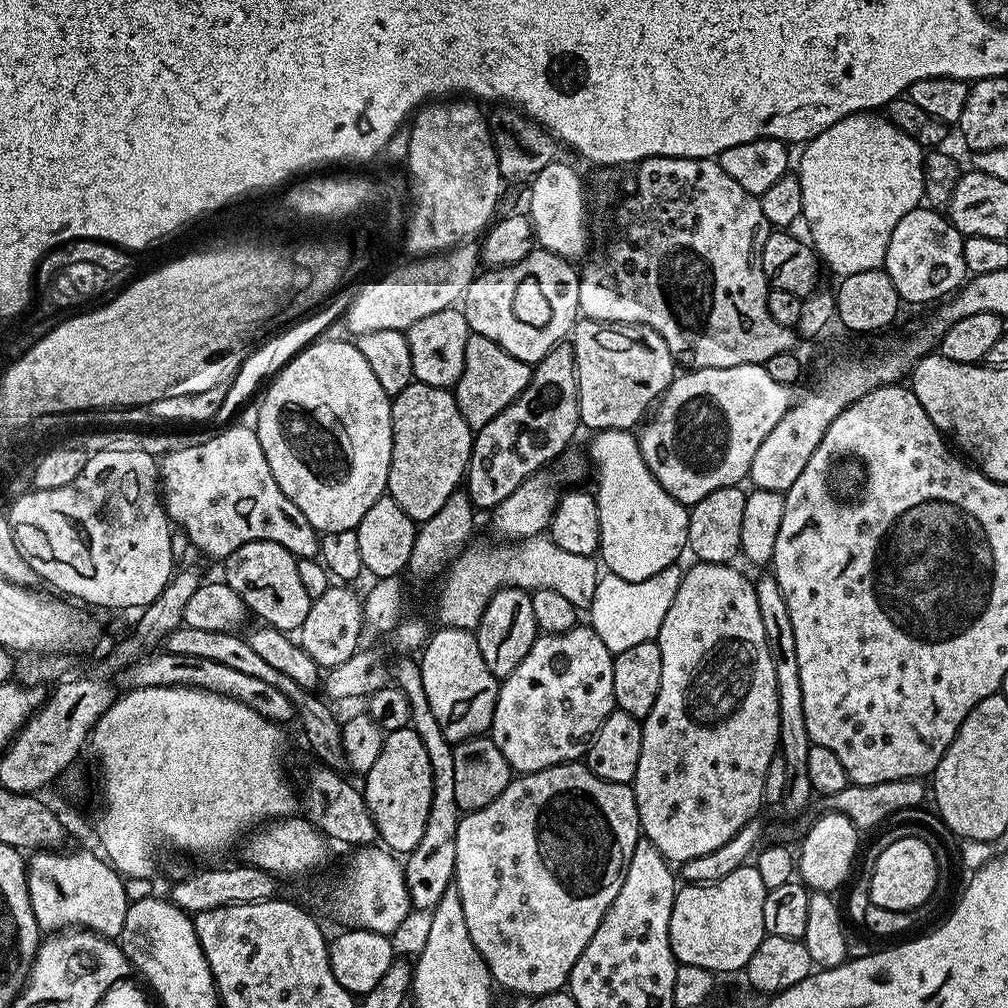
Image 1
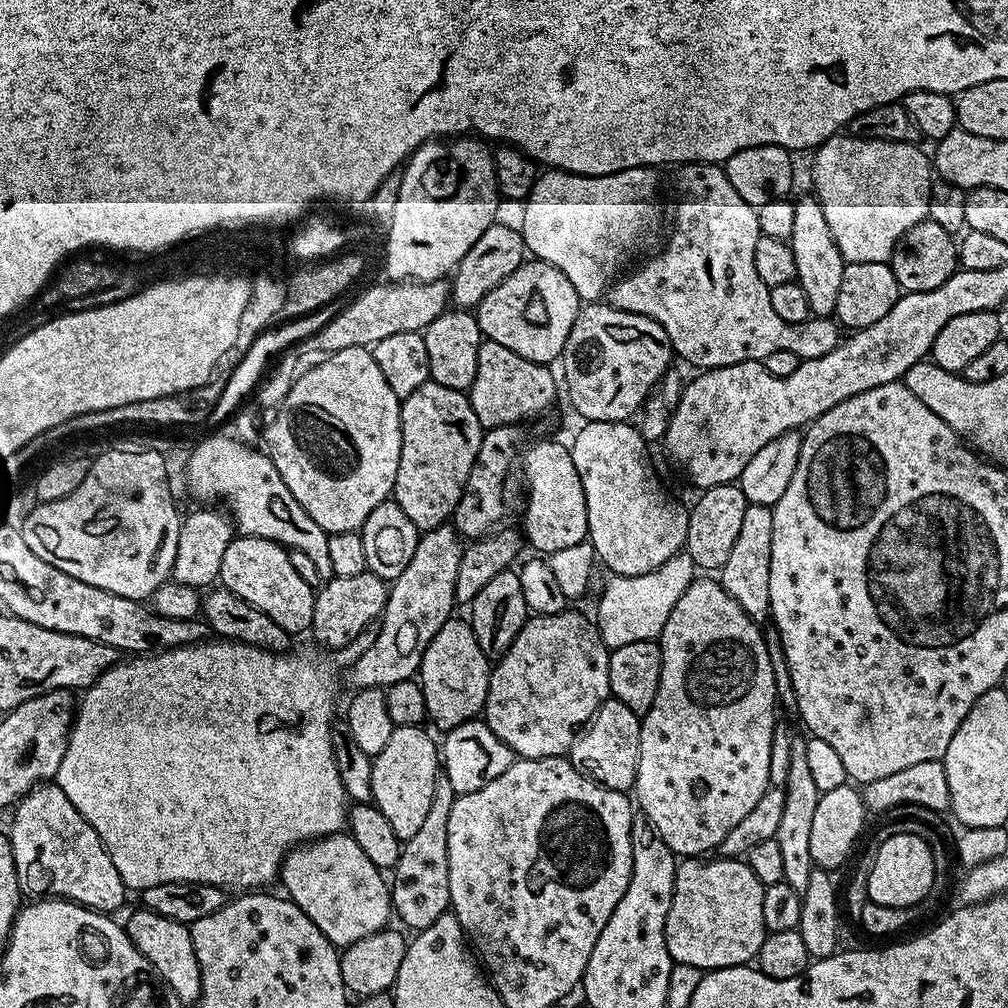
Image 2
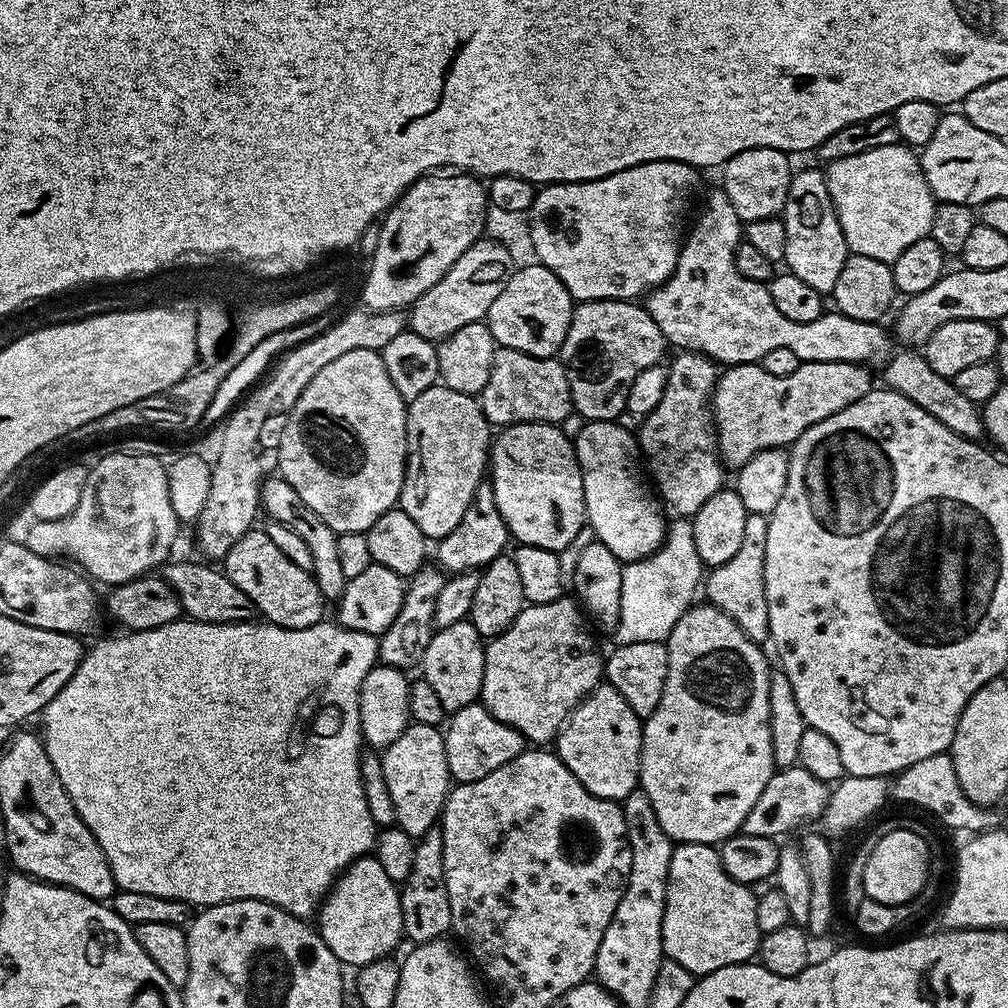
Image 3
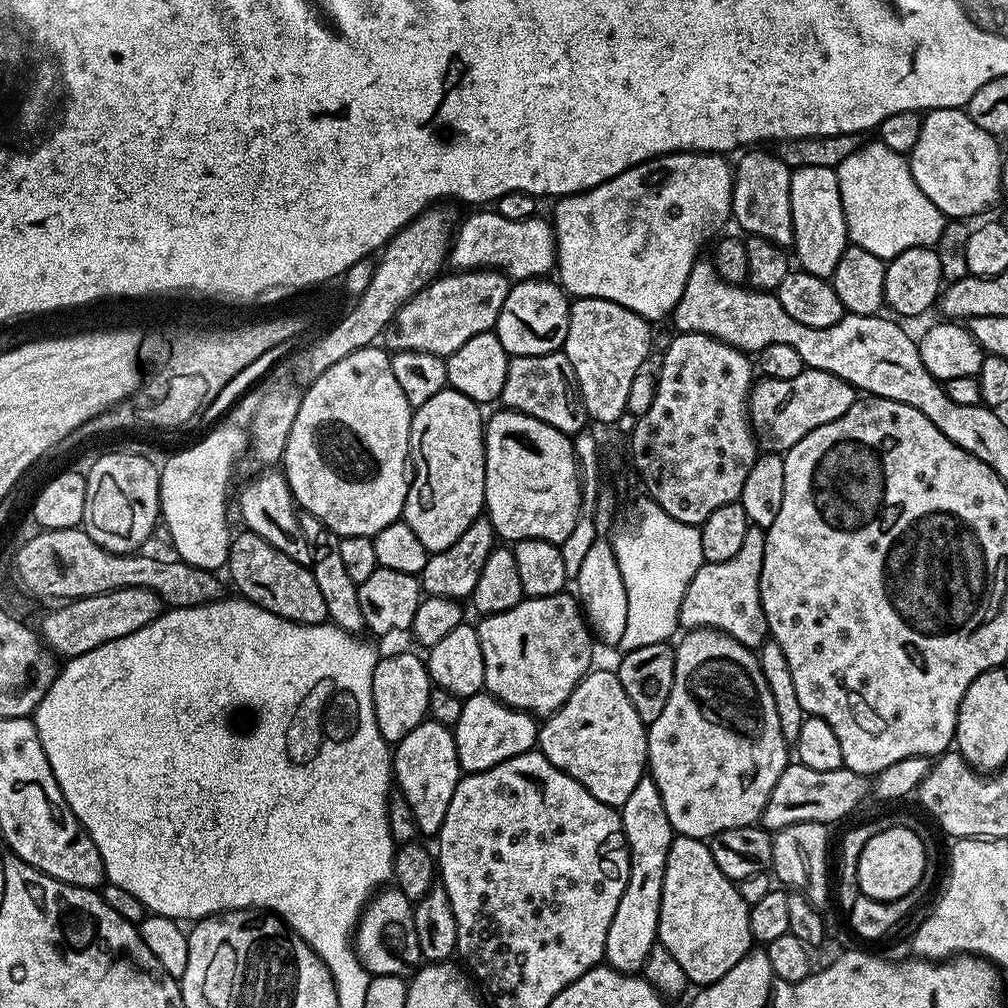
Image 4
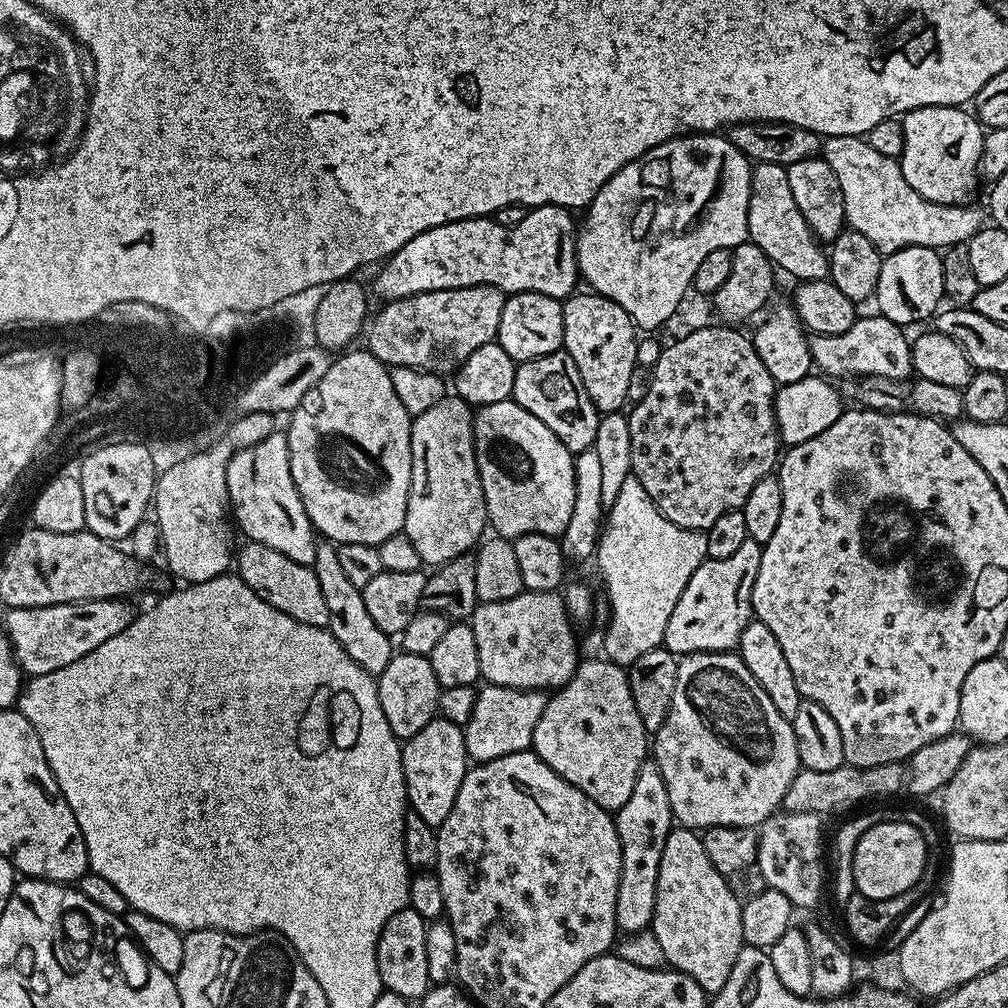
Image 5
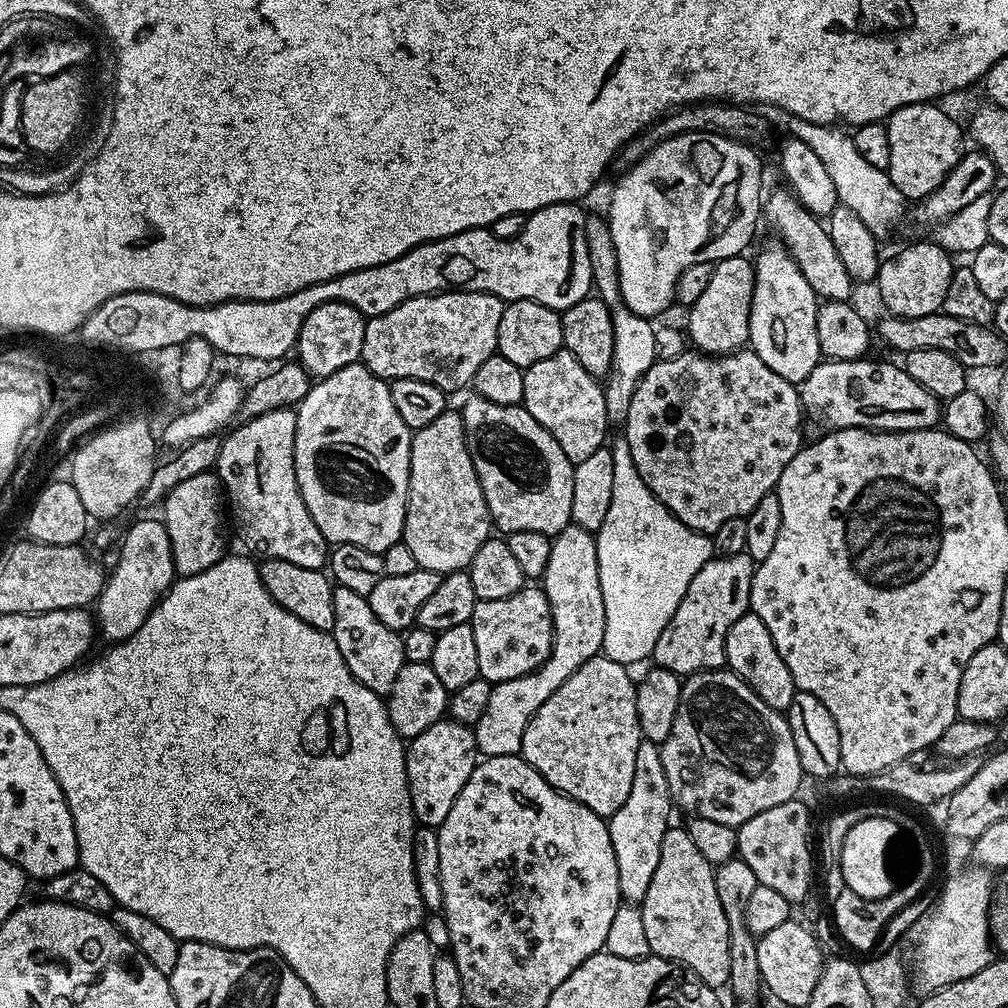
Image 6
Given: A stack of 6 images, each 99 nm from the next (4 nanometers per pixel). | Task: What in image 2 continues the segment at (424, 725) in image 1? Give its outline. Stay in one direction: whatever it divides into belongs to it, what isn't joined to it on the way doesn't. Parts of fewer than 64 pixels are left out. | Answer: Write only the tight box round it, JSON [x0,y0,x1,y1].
[390,774,457,931]

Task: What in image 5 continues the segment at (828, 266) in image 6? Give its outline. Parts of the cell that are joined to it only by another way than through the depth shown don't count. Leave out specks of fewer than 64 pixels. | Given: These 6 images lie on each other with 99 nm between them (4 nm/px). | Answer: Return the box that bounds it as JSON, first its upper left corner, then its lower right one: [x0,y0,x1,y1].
[748,164,829,281]

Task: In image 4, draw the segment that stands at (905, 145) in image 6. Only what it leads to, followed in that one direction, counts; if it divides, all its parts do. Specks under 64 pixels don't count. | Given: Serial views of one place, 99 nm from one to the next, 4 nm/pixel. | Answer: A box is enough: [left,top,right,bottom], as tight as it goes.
[910,108,1002,218]

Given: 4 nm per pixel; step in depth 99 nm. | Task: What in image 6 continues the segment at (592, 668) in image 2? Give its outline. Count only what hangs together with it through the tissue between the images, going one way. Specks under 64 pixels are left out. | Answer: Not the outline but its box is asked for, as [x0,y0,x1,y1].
[470,586,552,685]

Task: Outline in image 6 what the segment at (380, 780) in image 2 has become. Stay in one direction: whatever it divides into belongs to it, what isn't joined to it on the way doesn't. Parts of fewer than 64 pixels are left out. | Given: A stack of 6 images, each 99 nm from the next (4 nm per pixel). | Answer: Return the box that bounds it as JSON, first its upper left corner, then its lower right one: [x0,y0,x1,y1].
[404,718,478,829]

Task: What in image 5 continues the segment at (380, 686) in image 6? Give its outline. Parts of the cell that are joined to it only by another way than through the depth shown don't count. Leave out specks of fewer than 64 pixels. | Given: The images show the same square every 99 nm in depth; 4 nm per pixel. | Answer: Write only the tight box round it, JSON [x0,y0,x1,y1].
[314,538,394,678]

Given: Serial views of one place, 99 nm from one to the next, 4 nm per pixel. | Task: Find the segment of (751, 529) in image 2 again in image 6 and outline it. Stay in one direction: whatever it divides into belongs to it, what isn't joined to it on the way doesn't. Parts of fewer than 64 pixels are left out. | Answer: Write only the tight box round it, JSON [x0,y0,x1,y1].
[651,551,754,678]

